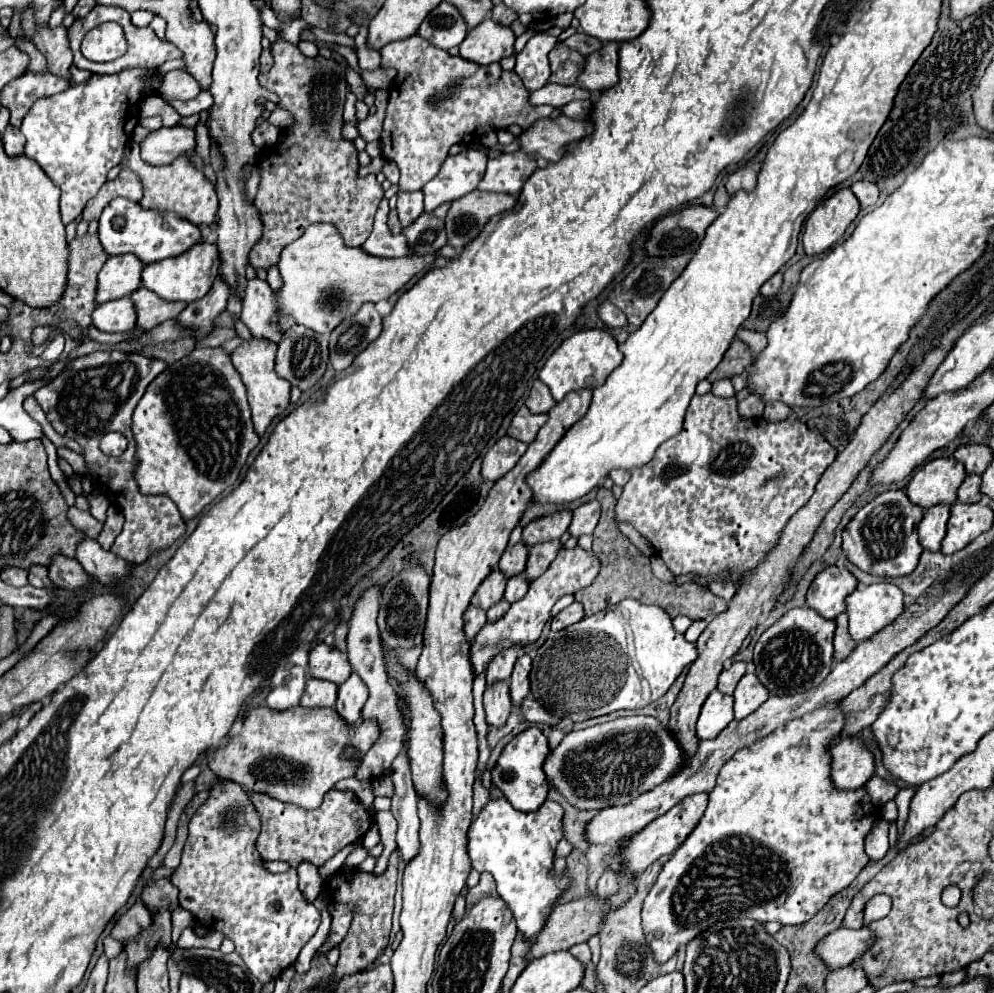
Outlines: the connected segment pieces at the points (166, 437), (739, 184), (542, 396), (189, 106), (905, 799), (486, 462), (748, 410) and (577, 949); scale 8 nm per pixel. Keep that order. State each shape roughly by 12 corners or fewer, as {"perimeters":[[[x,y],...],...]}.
{"perimeters":[[[196,347],[132,415],[134,479],[184,519],[258,445],[246,387]],[[762,163],[744,165],[736,169],[726,189],[736,191],[752,191]],[[534,381],[526,407],[548,413],[556,401],[542,381]],[[202,91],[188,101],[172,101],[184,117],[200,113],[212,105],[212,95]],[[902,788],[894,798],[898,835],[910,810],[914,789]],[[508,435],[482,459],[482,477],[498,481],[524,455],[526,447]],[[756,395],[738,403],[738,412],[745,419],[759,419],[765,404]],[[587,942],[574,945],[573,956],[587,965],[592,954]]]}

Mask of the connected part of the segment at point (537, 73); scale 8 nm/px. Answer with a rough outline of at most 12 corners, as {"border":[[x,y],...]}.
{"border":[[538,33],[516,55],[514,71],[528,91],[550,77],[556,37]]}

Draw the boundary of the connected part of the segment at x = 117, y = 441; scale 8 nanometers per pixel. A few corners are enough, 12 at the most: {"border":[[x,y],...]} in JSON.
{"border":[[106,433],[100,449],[106,455],[122,455],[128,441],[120,433]]}

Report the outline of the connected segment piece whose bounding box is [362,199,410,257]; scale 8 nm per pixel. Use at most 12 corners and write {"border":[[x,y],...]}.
{"border":[[382,199],[374,231],[362,249],[376,257],[410,255],[404,235],[392,235],[388,199]]}

